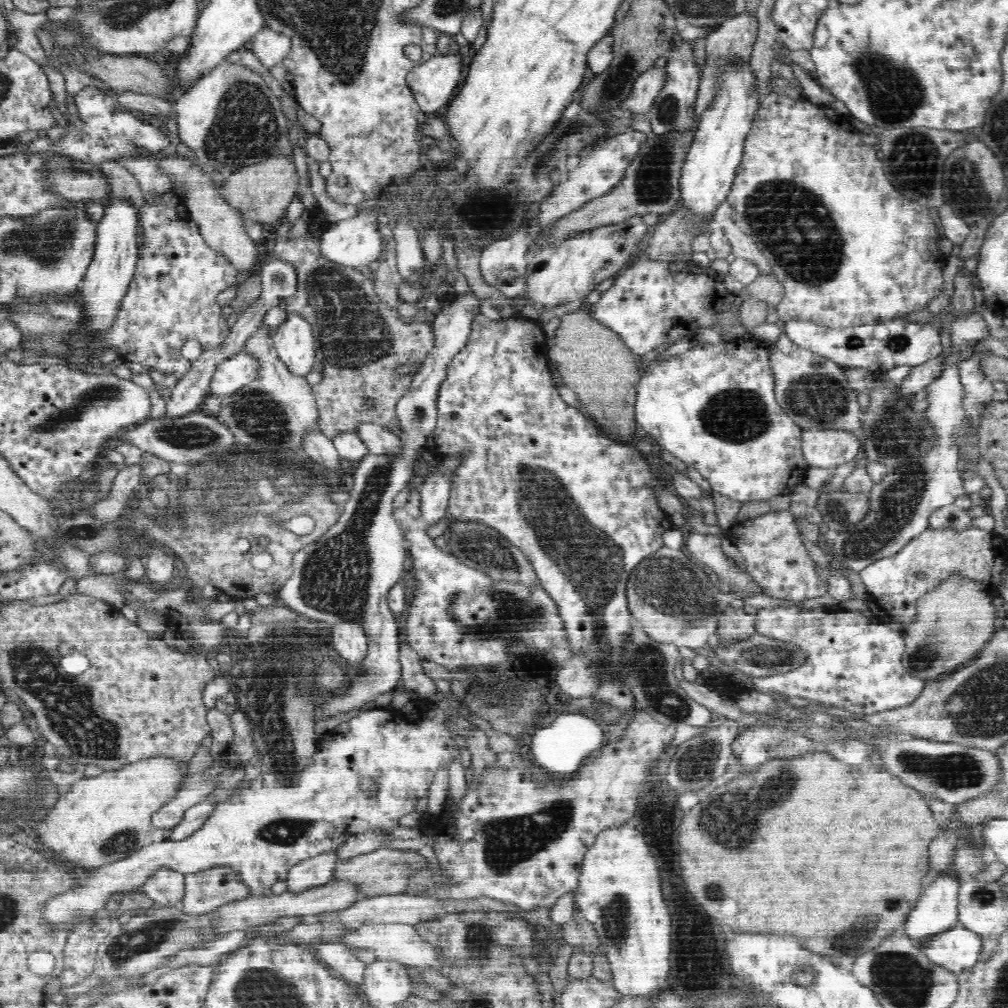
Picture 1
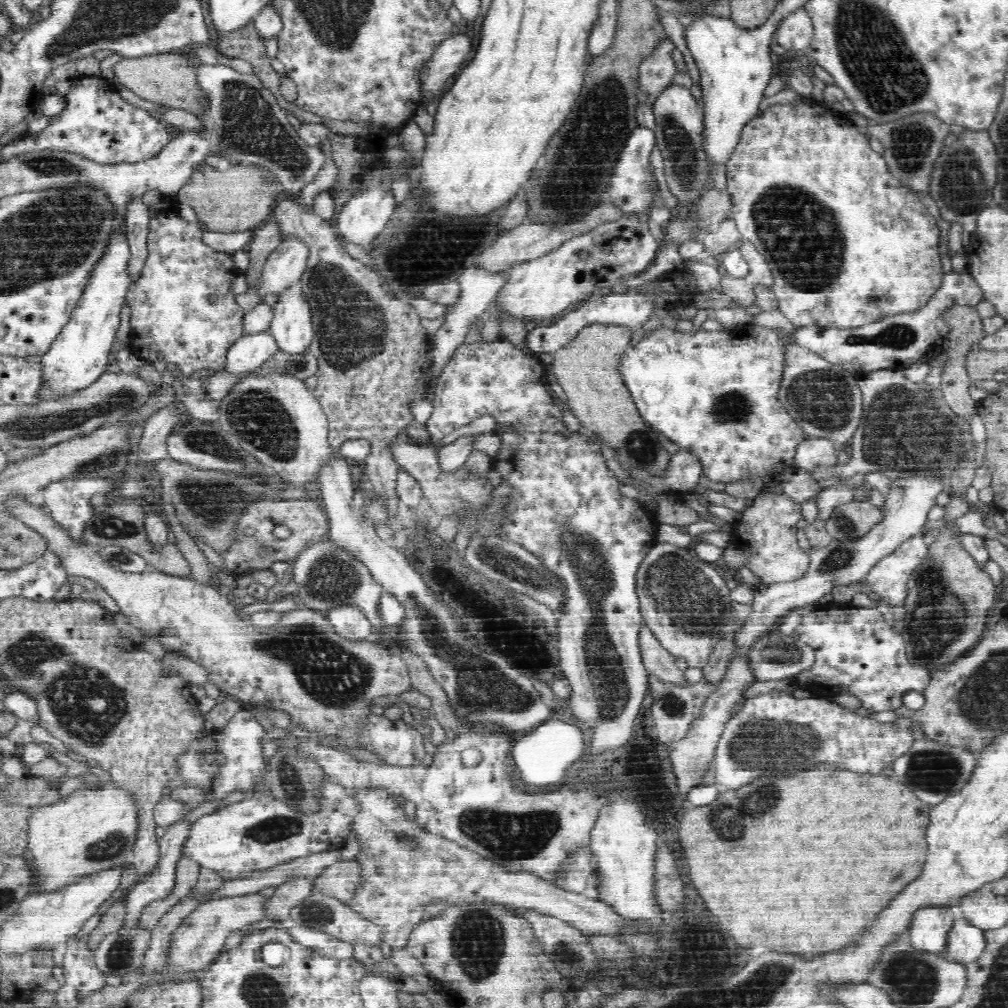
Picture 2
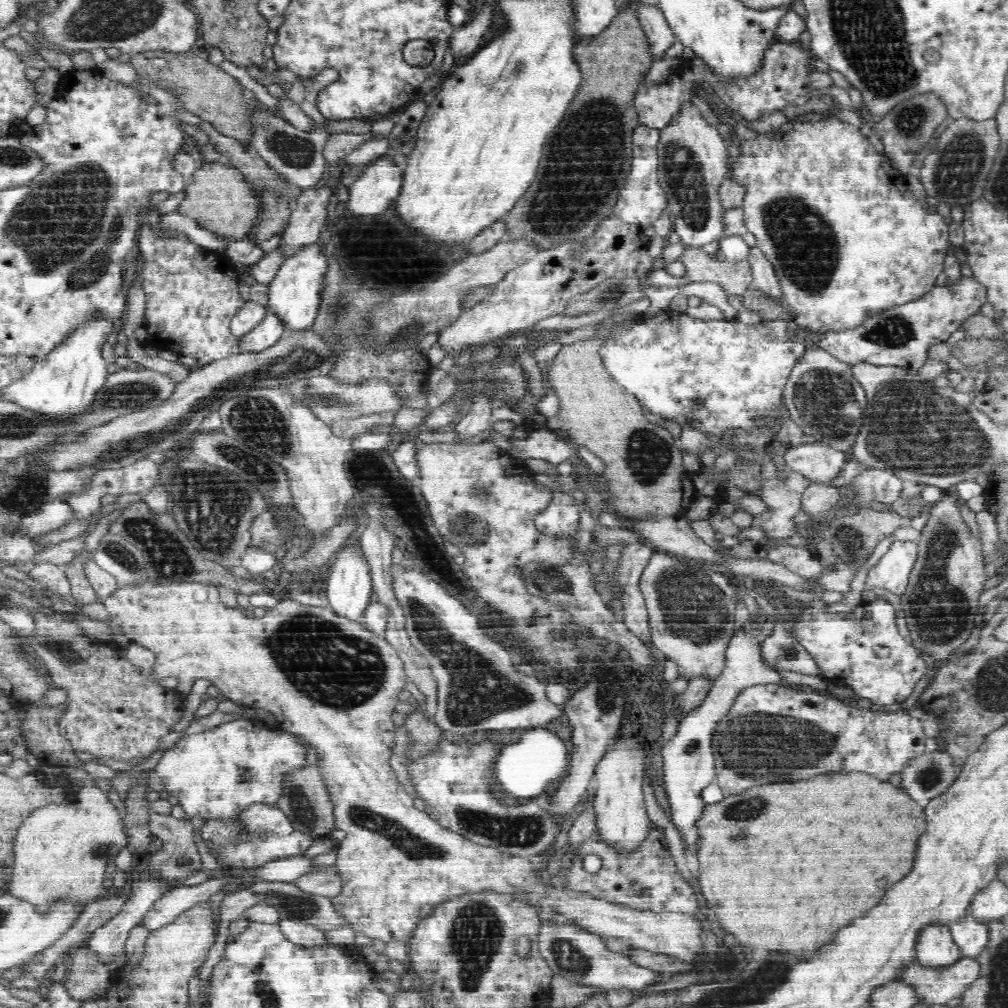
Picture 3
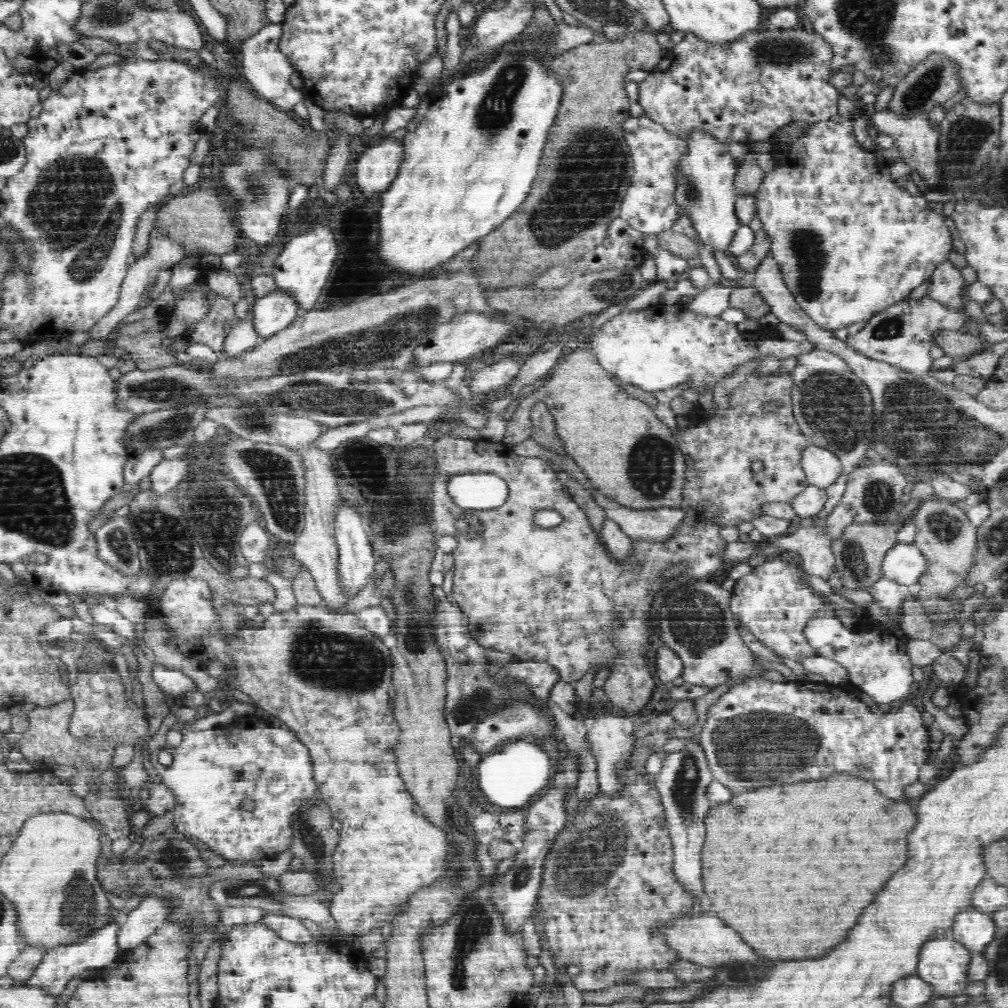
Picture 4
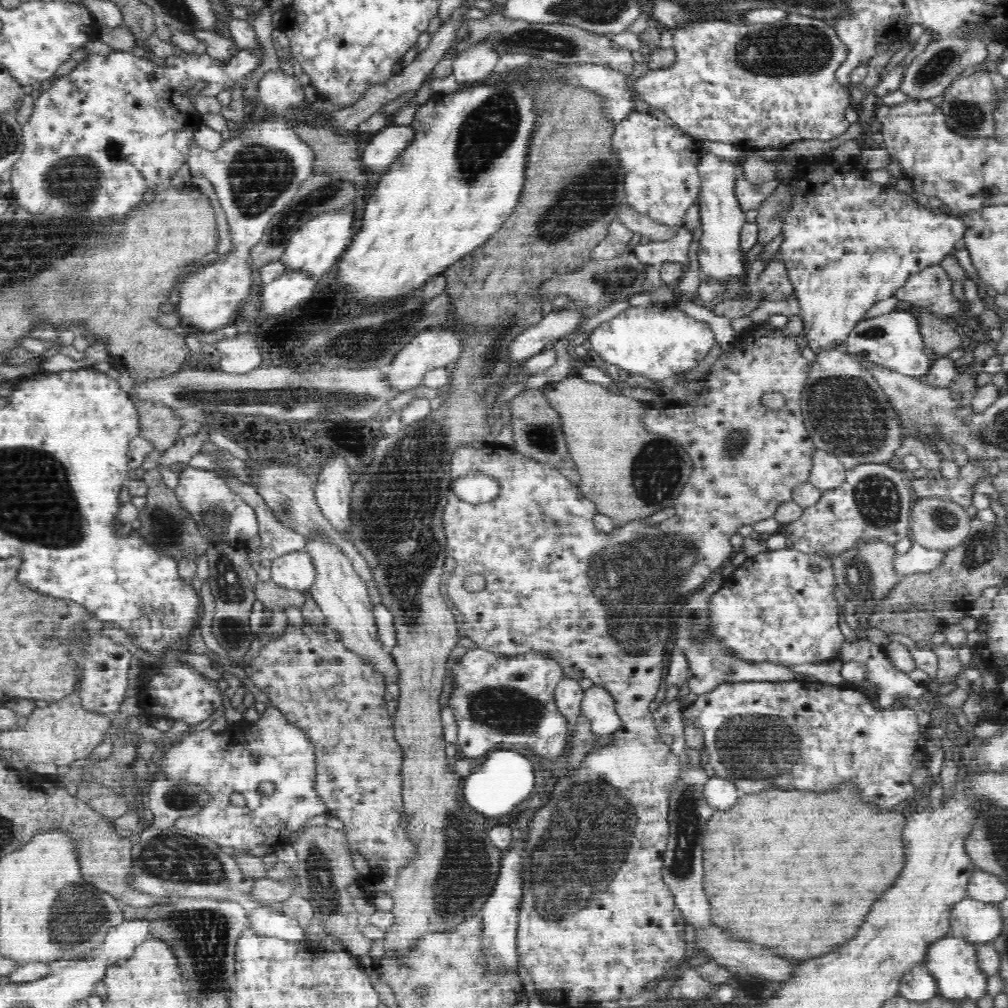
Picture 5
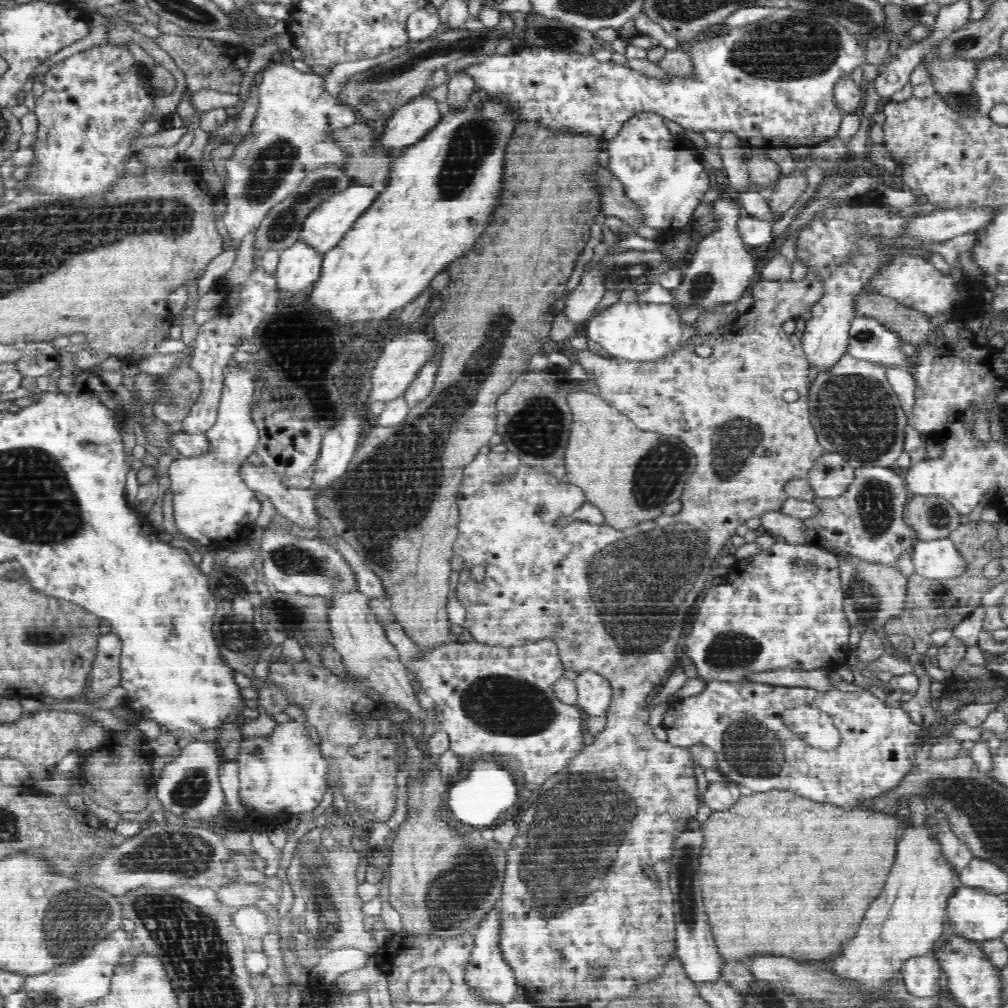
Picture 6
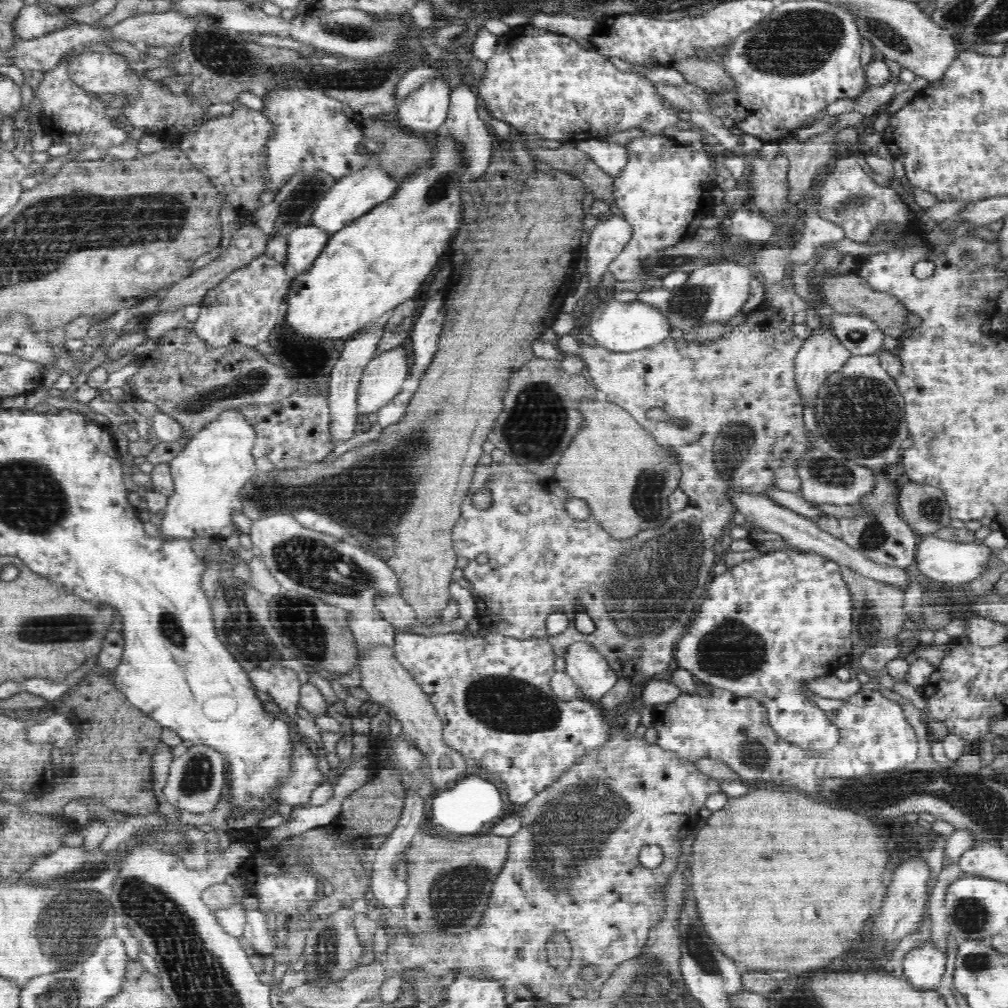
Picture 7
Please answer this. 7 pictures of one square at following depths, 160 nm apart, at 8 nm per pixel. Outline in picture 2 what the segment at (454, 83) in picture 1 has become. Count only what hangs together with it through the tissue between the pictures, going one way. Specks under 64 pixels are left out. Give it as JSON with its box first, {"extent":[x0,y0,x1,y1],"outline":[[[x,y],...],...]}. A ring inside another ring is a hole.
{"extent":[422,31,472,102],"outline":[[[455,31],[454,36],[443,40],[437,46],[433,60],[422,73],[423,102],[437,100],[454,74],[462,68],[468,53],[472,50],[472,41],[467,35]]]}

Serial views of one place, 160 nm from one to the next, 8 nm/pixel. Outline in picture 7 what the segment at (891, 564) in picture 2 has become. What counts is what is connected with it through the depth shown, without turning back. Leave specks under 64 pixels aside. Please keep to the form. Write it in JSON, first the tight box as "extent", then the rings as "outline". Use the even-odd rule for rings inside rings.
{"extent":[914,536,992,587],"outline":[[[936,536],[924,537],[917,546],[914,570],[927,581],[950,587],[974,581],[988,571],[992,550],[986,544],[951,542]]]}

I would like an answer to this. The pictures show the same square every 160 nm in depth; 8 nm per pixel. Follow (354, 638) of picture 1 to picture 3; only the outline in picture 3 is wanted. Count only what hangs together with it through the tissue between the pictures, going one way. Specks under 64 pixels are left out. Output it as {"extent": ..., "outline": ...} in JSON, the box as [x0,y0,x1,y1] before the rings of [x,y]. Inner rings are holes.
{"extent":[324,538,373,622],"outline":[[[356,538],[348,540],[345,548],[337,552],[336,557],[330,561],[328,577],[325,580],[326,584],[324,584],[327,585],[327,588],[324,594],[327,595],[330,603],[328,607],[336,612],[336,615],[362,622],[364,612],[371,604],[370,596],[373,594],[373,582],[362,548],[355,548],[356,541]]]}

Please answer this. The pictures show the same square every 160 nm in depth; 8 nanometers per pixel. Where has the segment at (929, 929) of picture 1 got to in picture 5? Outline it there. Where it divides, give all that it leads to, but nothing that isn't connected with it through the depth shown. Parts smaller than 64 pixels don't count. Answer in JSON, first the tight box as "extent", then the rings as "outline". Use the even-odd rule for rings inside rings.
{"extent":[923,934,986,1002],"outline":[[[948,934],[928,948],[923,963],[928,968],[928,973],[936,979],[939,995],[944,999],[974,1002],[986,994],[986,976],[982,976],[982,972],[978,970],[976,945]]]}

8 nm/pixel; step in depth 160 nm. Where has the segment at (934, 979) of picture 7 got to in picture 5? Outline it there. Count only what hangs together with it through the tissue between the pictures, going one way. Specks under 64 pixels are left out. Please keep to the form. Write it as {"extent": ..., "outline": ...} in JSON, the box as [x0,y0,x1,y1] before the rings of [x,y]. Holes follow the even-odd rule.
{"extent":[898,963,939,1002],"outline":[[[918,963],[905,972],[898,994],[908,1001],[924,1002],[939,995],[939,989],[925,964]]]}

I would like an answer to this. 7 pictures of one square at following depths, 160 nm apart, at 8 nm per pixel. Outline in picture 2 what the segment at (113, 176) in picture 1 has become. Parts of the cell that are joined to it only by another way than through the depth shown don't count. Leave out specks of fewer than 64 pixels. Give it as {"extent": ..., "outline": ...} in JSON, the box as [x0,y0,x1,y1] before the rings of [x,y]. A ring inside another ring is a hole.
{"extent":[124,197,149,281],"outline":[[[142,197],[130,199],[127,202],[124,236],[128,239],[130,247],[127,272],[132,281],[140,278],[147,261],[149,218],[148,206],[142,201]]]}

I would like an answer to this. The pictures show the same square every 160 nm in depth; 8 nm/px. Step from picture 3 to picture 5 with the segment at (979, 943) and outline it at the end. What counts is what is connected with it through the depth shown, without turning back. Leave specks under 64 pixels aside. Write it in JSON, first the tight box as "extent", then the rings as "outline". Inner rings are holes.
{"extent":[950,897,1003,944],"outline":[[[966,897],[956,902],[950,918],[950,934],[970,943],[984,944],[1000,936],[1003,915],[997,903]]]}

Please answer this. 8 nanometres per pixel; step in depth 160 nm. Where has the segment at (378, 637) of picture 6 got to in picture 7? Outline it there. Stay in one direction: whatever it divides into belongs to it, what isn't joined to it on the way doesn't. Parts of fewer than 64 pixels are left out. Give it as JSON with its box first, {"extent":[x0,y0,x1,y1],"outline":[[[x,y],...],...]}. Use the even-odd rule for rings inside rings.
{"extent":[357,646,467,791],"outline":[[[380,646],[370,648],[362,661],[357,659],[357,665],[360,671],[359,686],[370,695],[372,702],[394,710],[397,720],[401,722],[402,732],[406,732],[408,738],[416,740],[421,753],[428,759],[432,769],[432,782],[437,791],[448,788],[448,782],[454,784],[454,780],[460,780],[466,770],[464,764],[467,758],[443,741],[443,722],[433,704],[430,704],[428,695],[424,694],[420,685],[416,684],[410,673],[394,657],[394,649]]]}

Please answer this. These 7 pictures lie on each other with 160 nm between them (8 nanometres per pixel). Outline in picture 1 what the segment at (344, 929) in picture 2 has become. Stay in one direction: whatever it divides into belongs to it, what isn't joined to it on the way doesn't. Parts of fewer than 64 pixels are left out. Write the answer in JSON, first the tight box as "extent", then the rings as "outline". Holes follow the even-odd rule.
{"extent":[340,924,438,971],"outline":[[[366,924],[356,928],[354,932],[348,932],[346,936],[340,936],[340,941],[344,944],[354,944],[356,948],[372,949],[377,959],[394,961],[404,964],[410,969],[416,971],[438,970],[438,955],[434,953],[434,948],[430,944],[420,940],[420,936],[416,934],[416,928],[407,924]]]}

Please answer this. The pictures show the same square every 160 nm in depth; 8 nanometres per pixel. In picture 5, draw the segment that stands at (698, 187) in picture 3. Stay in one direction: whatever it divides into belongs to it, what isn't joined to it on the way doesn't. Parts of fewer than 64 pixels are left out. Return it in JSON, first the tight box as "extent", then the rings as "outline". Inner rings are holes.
{"extent":[697,153,746,280],"outline":[[[712,153],[703,154],[698,166],[700,190],[697,204],[702,227],[699,249],[702,256],[698,256],[704,274],[712,280],[726,280],[730,276],[740,276],[746,272],[744,268],[744,254],[740,252],[740,232],[746,223],[745,212],[739,206],[735,191],[736,174],[738,168],[734,161],[722,160],[722,157]]]}

